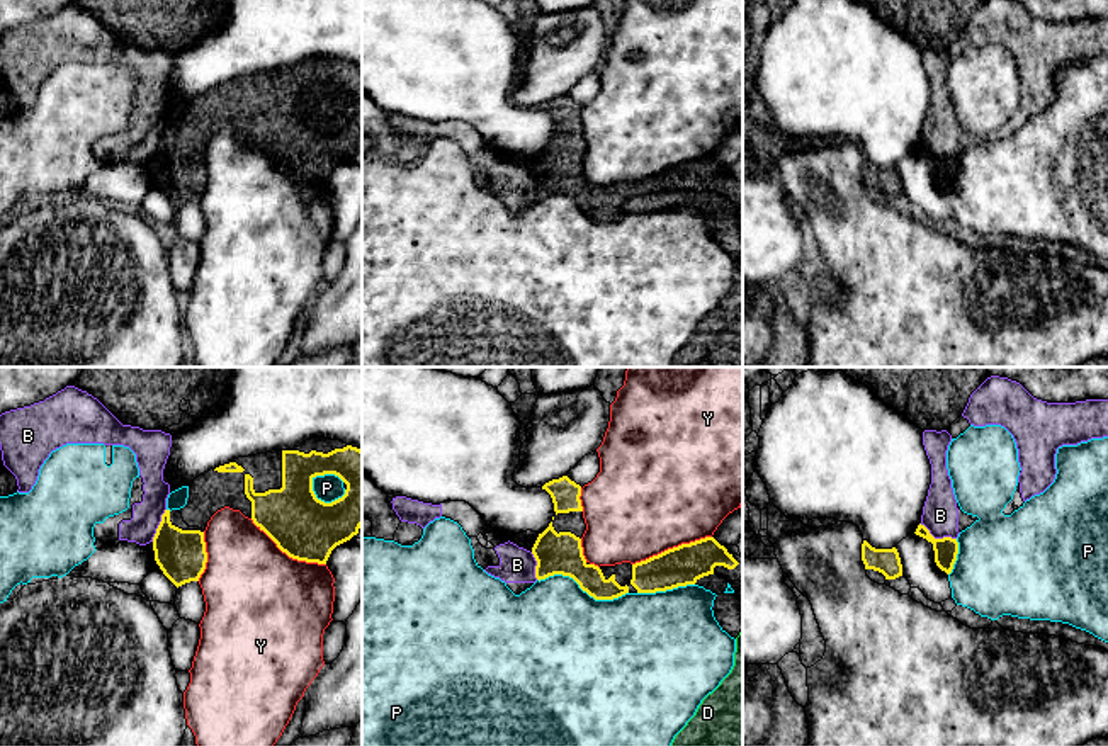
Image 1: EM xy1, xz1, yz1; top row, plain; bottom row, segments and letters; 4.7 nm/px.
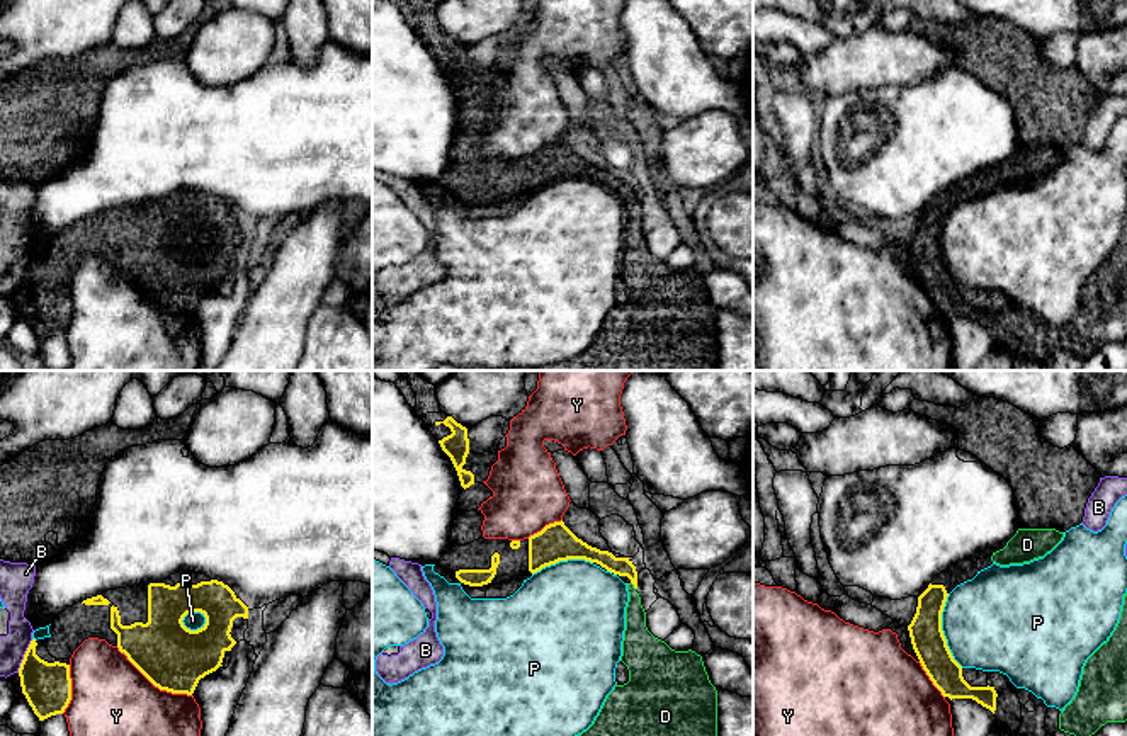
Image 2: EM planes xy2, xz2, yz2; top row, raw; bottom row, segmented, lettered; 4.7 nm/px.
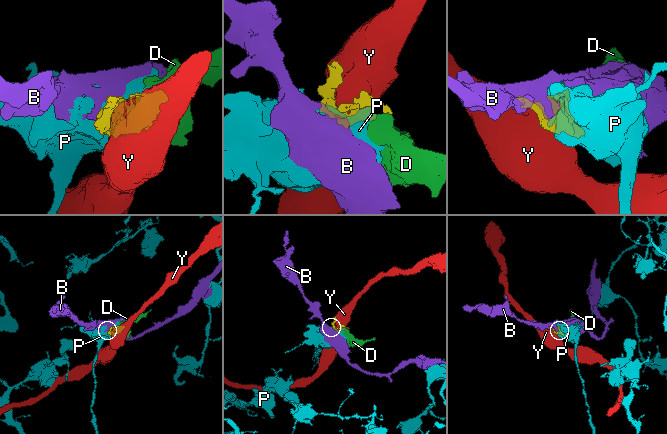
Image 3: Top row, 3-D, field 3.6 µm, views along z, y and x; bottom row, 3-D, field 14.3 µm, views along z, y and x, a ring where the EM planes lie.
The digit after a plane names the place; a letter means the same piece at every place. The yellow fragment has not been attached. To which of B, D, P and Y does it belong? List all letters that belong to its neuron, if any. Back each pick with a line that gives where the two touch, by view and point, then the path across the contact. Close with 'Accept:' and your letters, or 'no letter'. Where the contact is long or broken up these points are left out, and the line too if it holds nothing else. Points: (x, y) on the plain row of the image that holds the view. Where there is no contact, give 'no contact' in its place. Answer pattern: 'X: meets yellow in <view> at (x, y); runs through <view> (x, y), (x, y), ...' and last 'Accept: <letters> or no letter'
D: meets yellow in xz2 at (633, 203); runs through xz2 (622, 186), (633, 203), (636, 255)
Accept: D

